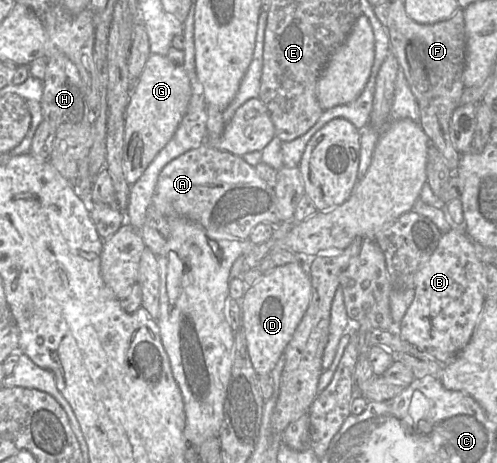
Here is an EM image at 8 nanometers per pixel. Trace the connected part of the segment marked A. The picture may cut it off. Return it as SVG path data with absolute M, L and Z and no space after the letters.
M208 144L188 151L163 168L158 177L152 205L166 218L184 217L199 224L213 239L247 240L255 226L260 223L273 226L280 224L274 188L262 180L255 167L242 157L217 150Z

